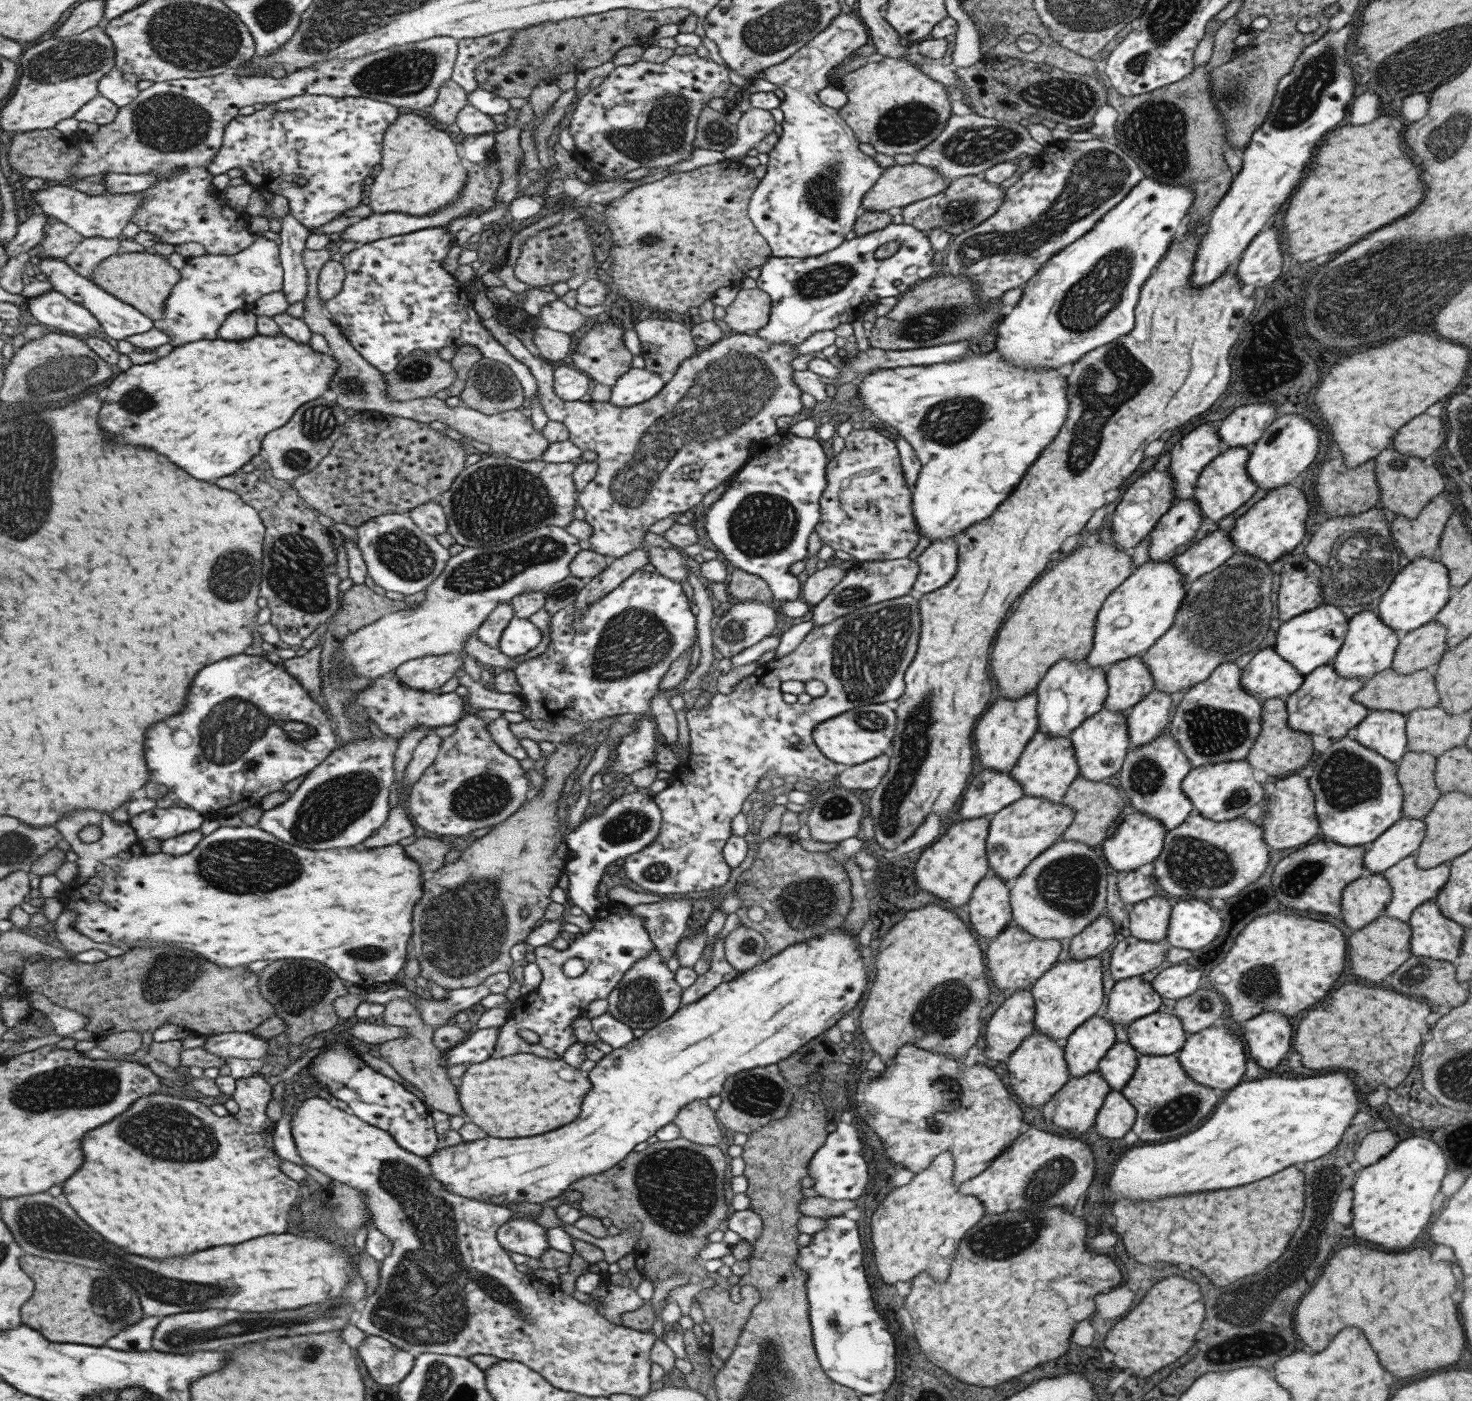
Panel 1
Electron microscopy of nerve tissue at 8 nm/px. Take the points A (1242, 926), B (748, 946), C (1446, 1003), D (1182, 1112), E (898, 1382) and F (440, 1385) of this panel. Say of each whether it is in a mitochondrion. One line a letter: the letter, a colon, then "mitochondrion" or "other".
A: other
B: mitochondrion
C: other
D: mitochondrion
E: other
F: mitochondrion

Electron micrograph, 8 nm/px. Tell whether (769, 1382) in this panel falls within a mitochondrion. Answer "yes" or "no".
yes

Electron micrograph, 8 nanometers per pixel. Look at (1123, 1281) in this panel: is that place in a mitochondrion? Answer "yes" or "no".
no

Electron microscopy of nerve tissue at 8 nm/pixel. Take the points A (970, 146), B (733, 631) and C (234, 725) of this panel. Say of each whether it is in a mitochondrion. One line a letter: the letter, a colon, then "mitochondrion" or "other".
A: mitochondrion
B: mitochondrion
C: mitochondrion

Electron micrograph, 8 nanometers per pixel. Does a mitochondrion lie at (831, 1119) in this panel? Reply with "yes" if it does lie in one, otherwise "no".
no

